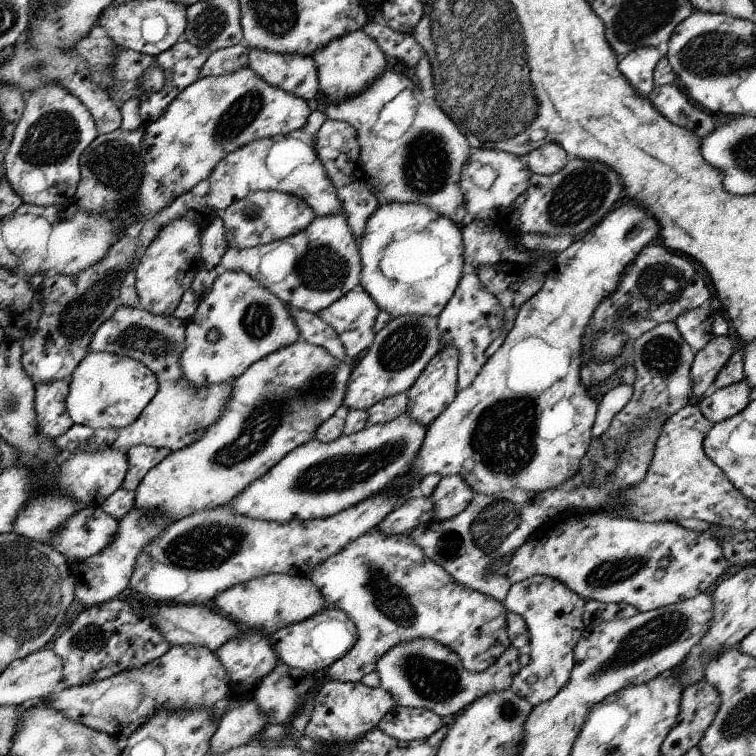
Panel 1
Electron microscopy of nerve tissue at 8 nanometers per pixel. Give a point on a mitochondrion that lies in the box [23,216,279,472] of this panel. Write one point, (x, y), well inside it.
(82, 311)

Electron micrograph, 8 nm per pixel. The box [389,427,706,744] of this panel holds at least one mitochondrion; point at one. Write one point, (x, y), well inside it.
(642, 644)

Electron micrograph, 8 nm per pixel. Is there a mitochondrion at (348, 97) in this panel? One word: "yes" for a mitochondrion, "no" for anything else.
no

